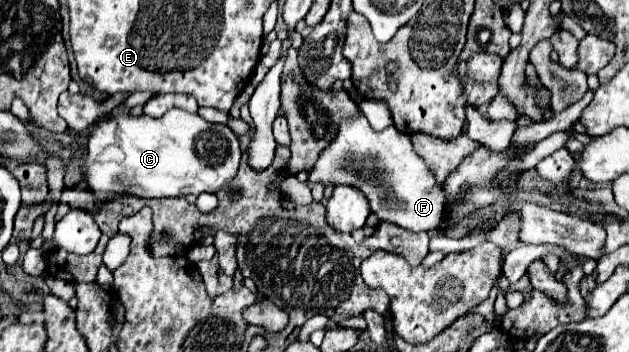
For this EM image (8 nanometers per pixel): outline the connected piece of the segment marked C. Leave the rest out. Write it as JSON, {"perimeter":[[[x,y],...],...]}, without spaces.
{"perimeter":[[[180,108],[168,110],[162,118],[116,112],[100,120],[90,132],[84,178],[98,204],[122,196],[178,198],[218,192],[236,176],[238,164],[238,138],[226,124],[206,122]]]}

